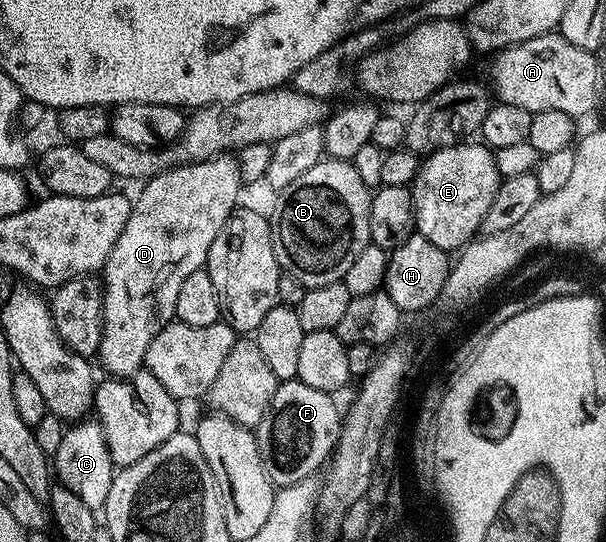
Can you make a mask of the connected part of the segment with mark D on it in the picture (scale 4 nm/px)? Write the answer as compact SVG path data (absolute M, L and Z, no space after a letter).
M216 157L210 161L201 163L184 163L177 167L172 167L170 171L163 171L160 175L154 175L151 179L146 180L142 184L143 192L139 196L134 196L131 204L131 212L129 213L129 221L125 221L125 229L121 229L121 237L117 237L117 241L113 245L113 249L107 258L107 264L103 266L101 272L101 300L103 303L103 332L99 341L99 349L97 359L103 362L103 367L107 370L106 374L111 377L130 377L136 371L143 367L143 358L149 349L149 341L153 341L155 334L159 332L160 327L165 323L172 322L175 319L175 310L177 309L177 292L181 290L181 284L185 281L185 277L189 277L189 273L200 270L207 262L207 254L213 245L213 241L217 237L217 233L221 233L221 229L225 225L225 221L231 212L236 210L237 202L235 198L239 195L241 182L239 179L239 170L236 167L236 160L231 157Z

